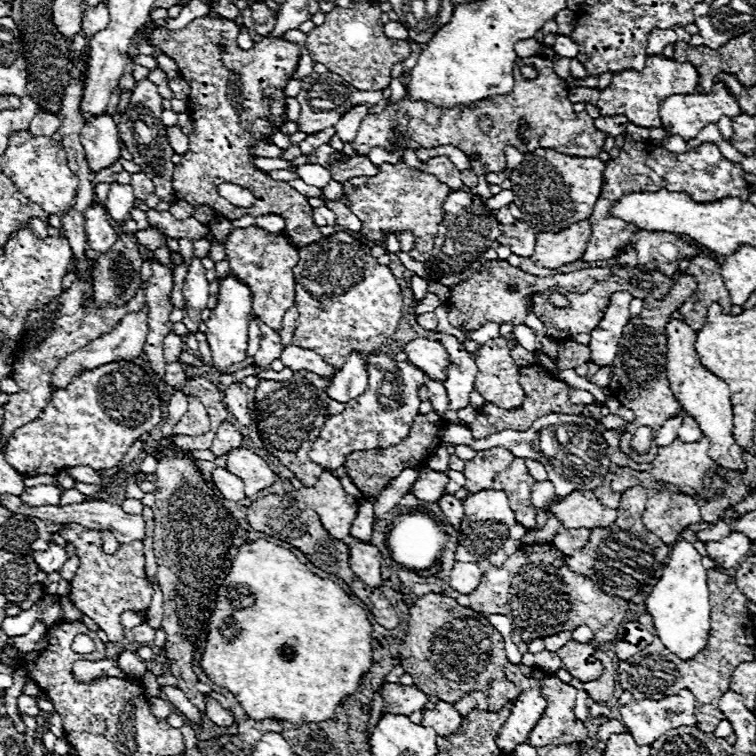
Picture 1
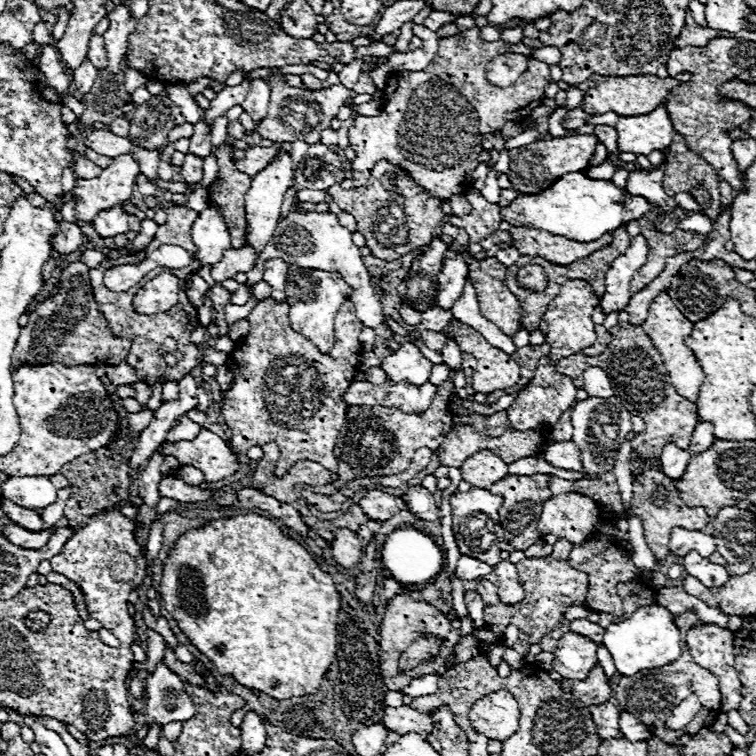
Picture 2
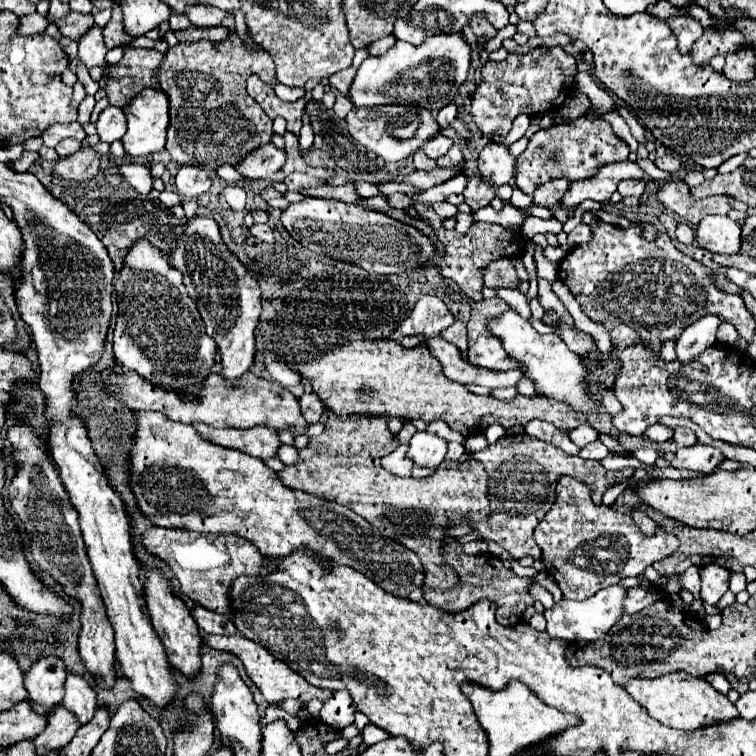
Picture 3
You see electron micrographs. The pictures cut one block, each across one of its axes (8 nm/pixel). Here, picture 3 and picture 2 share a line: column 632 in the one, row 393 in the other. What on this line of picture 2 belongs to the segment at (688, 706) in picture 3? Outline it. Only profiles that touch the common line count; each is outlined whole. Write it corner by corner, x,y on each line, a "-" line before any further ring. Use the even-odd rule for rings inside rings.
666,292
658,294
654,298
654,302
650,304
648,318
644,322
644,330
652,338
658,352
662,354
664,366
666,366
666,370
670,374
670,380
672,380
674,388
678,390
678,394
690,398
690,402
698,402
698,392
700,392
700,386
702,386
706,376
704,376
702,366
698,364
694,352
684,344
684,338
688,338
692,334
692,322
674,306
674,302
670,300
670,296

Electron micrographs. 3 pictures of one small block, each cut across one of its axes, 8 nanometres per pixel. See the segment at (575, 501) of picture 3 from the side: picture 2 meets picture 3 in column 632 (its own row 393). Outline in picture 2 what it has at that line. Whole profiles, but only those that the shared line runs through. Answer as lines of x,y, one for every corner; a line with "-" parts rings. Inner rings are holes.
544,356
538,362
538,366
536,366
536,372
534,372
530,384
512,402
512,408
514,408
514,428
516,430
532,430
538,424
554,426
556,420
560,418
560,414
568,406
574,406
574,404
576,404
576,386
572,384
572,380
568,376
556,372
556,368
550,364
550,358

